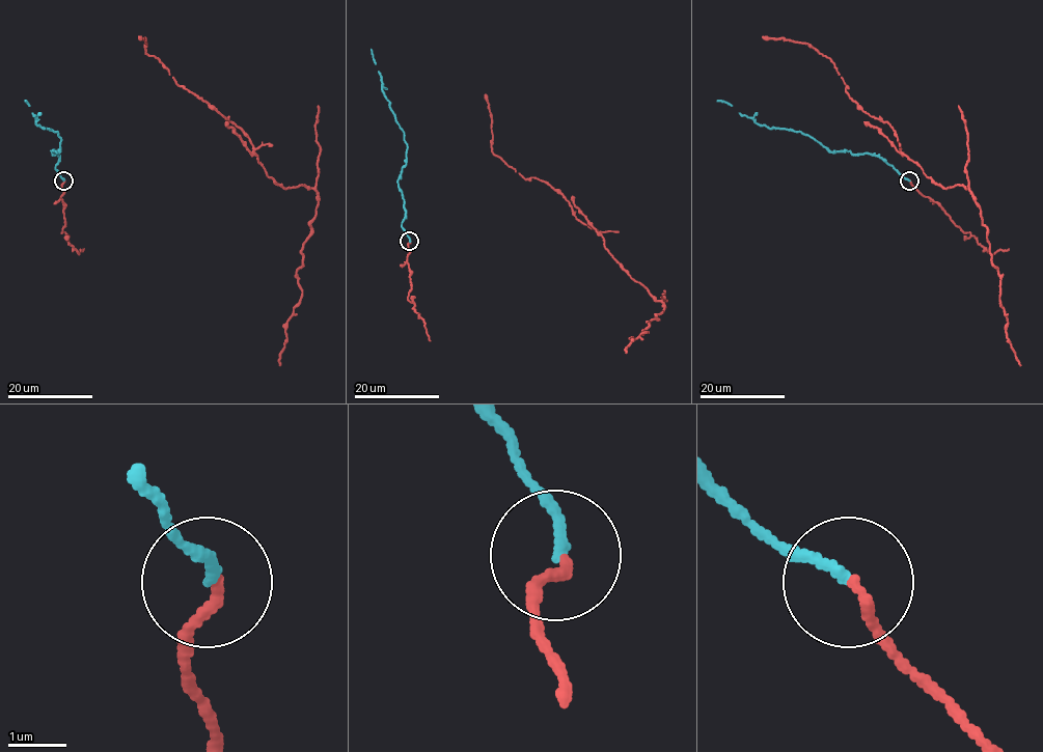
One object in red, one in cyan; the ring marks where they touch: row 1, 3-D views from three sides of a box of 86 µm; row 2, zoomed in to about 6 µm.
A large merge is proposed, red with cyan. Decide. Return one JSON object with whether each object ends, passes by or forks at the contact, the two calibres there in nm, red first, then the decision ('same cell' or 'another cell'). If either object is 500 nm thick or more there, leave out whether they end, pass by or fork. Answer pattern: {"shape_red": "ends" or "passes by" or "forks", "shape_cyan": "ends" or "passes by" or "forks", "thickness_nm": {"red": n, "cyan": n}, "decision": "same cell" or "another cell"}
{"shape_red": "ends", "shape_cyan": "ends", "thickness_nm": {"red": 180, "cyan": 170}, "decision": "same cell"}

